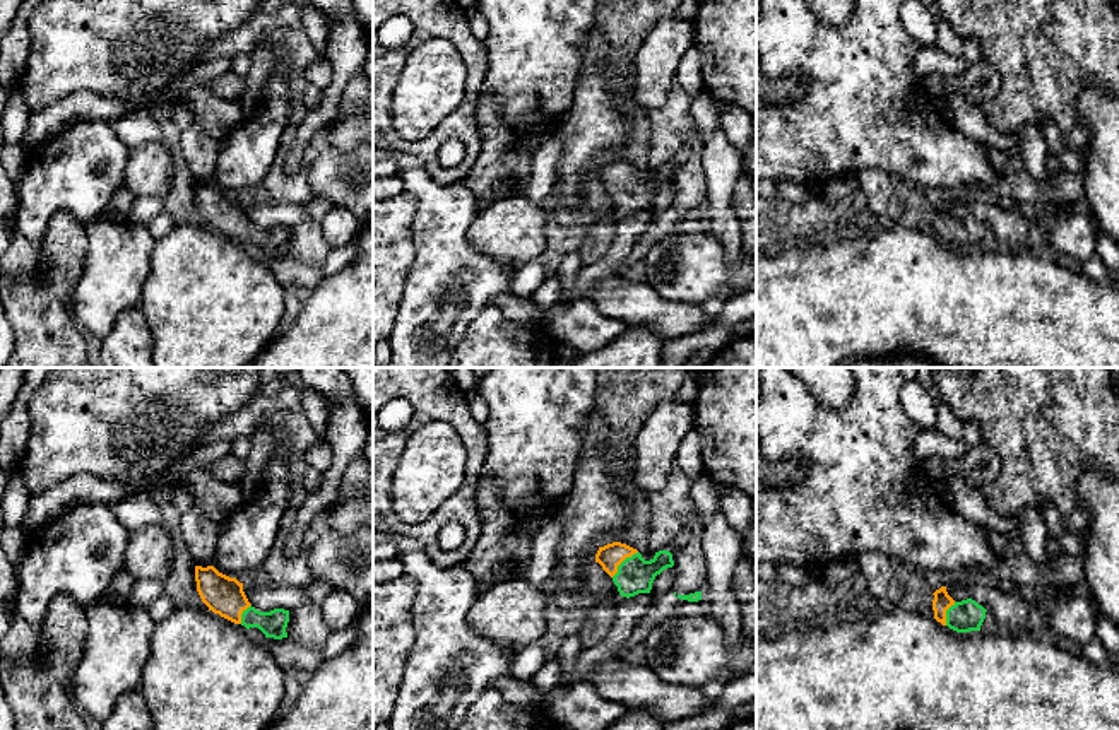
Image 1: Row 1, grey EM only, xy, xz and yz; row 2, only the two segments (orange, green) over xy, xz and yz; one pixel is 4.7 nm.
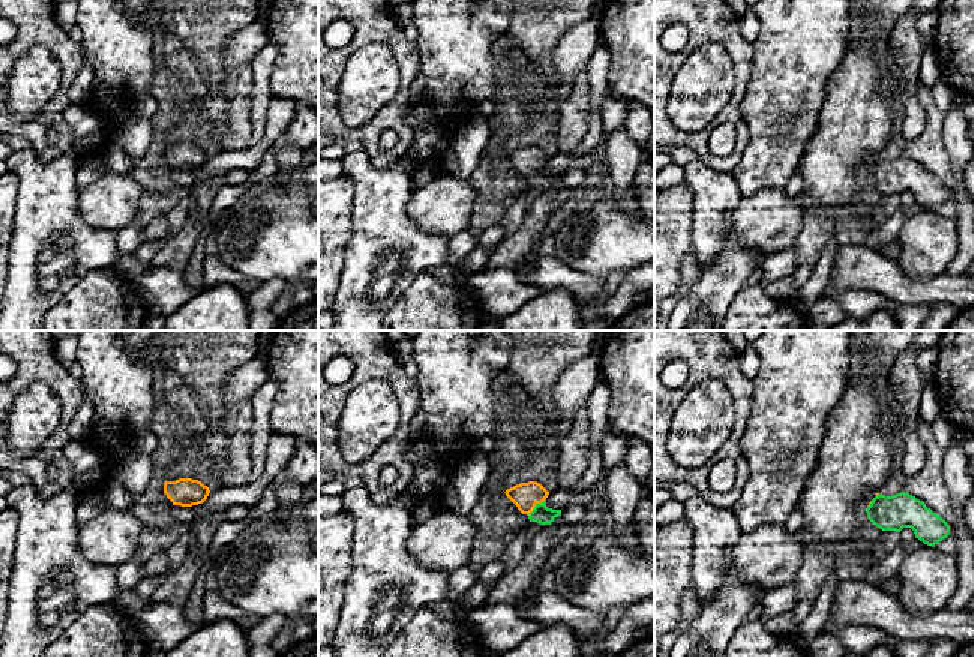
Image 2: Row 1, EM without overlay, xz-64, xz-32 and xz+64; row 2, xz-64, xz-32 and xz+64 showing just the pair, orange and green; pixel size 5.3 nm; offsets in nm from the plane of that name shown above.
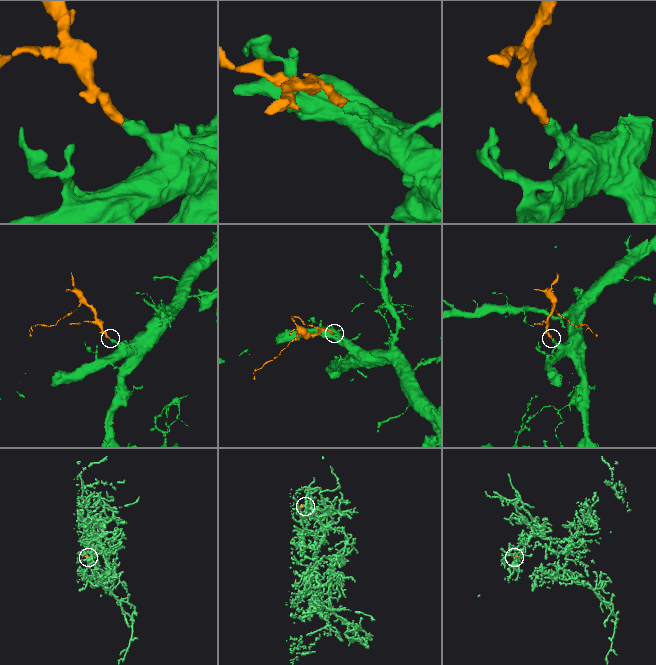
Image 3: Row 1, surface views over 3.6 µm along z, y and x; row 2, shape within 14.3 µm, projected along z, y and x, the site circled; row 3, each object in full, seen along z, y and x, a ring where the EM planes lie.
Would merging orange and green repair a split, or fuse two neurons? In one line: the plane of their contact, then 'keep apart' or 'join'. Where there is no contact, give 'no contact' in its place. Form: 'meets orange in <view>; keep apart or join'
meets orange in xz; join

